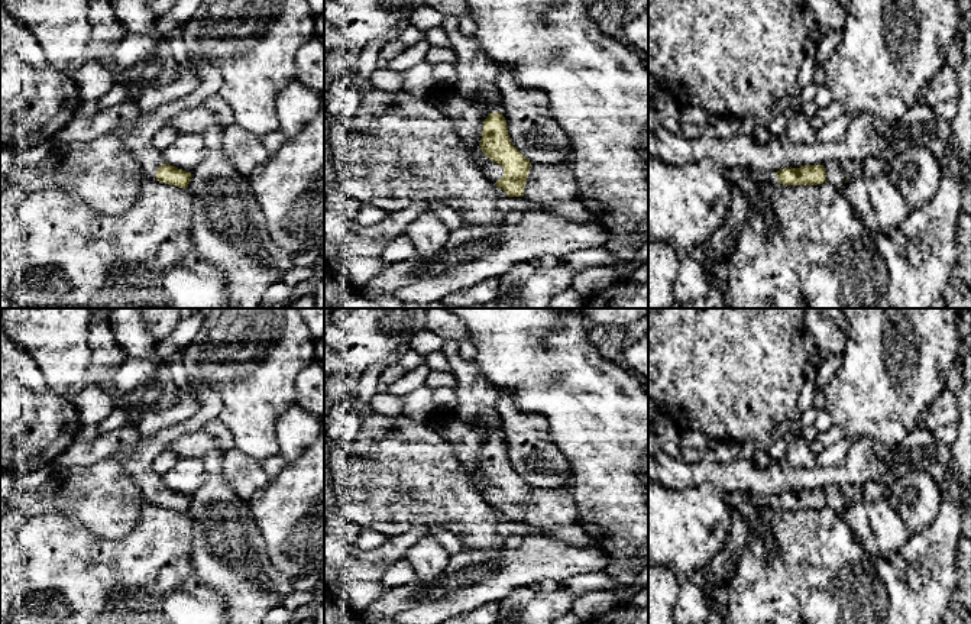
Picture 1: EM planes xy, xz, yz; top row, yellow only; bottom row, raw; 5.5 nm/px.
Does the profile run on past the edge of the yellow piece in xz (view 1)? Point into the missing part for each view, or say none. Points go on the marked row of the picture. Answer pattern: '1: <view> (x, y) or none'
1: xz (476, 74)

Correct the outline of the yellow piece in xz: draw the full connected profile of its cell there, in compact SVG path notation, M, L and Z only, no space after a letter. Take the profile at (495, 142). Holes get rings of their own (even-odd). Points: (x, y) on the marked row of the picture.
M444 16L441 28L450 38L451 48L457 55L457 62L454 65L457 71L457 83L454 90L469 100L483 101L491 111L491 114L483 120L480 143L478 146L469 146L470 158L482 168L483 174L496 184L498 188L508 194L508 197L524 197L531 162L512 145L508 135L506 120L501 113L501 97L495 81L502 67L486 56L473 36L462 33L457 17Z

